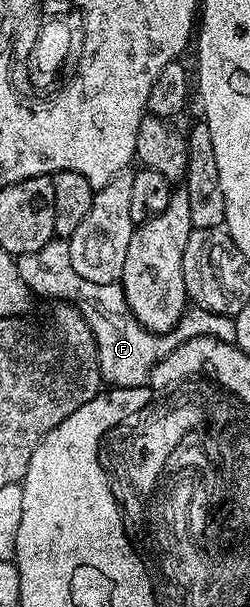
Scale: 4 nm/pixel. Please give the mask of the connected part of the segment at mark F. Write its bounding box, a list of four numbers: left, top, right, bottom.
[16,239,234,388]

